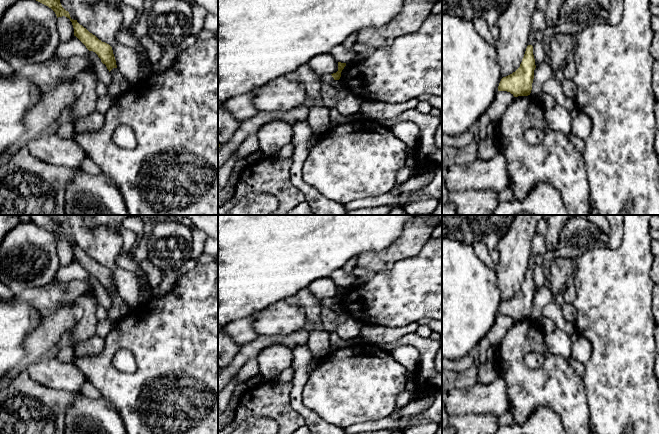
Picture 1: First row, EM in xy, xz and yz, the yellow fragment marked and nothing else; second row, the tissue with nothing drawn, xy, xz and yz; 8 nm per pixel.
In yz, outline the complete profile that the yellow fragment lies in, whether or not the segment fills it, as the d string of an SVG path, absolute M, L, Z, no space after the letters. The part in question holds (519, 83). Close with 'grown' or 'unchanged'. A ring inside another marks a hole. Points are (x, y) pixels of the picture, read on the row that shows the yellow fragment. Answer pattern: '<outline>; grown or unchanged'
M528 45L520 67L512 74L501 79L498 91L510 92L514 97L530 95L535 68L533 46Z; unchanged

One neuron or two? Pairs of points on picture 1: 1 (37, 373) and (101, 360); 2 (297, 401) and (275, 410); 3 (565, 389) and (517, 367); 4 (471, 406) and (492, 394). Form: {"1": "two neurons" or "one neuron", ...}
{"1": "two neurons", "2": "two neurons", "3": "one neuron", "4": "one neuron"}

